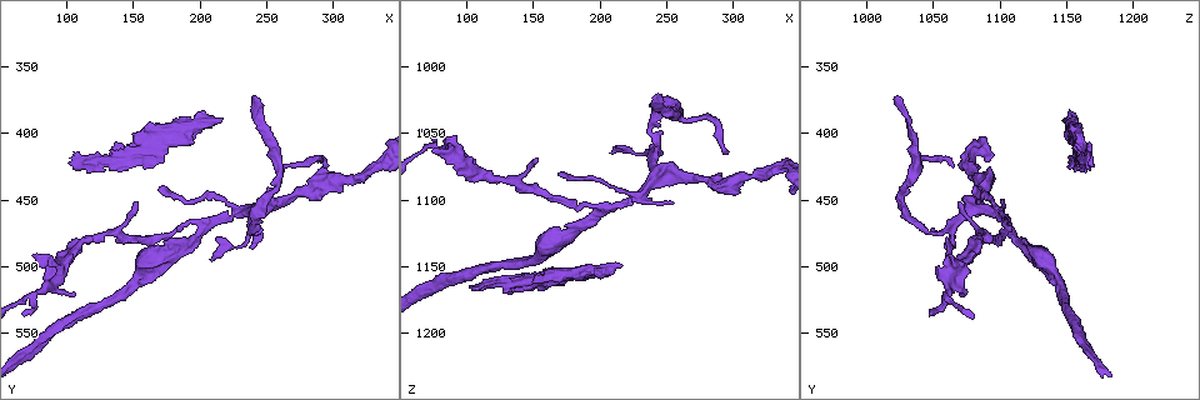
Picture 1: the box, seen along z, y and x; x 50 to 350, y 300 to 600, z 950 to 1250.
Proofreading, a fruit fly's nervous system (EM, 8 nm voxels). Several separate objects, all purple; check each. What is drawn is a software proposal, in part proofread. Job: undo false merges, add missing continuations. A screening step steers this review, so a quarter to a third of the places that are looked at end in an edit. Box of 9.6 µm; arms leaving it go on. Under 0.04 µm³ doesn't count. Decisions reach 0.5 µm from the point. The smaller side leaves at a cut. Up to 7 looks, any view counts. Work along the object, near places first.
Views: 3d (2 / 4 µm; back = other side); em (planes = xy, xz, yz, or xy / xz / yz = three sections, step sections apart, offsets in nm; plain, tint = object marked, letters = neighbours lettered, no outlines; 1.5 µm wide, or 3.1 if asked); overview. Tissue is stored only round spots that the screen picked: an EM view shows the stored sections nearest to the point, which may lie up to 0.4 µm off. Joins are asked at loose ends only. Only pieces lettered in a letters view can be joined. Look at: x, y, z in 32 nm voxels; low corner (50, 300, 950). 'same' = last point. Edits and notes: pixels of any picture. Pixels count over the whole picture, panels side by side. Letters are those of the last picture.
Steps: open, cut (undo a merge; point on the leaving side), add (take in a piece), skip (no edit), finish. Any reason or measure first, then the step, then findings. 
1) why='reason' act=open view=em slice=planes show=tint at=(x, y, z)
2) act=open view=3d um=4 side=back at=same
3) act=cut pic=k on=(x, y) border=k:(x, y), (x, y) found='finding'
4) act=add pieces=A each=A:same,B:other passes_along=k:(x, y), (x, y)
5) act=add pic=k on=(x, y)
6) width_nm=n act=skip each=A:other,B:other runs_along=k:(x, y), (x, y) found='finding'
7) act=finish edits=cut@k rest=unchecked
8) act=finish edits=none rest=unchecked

act=open view=em slice=yz step=8 show=letters at=(148, 402, 1162)

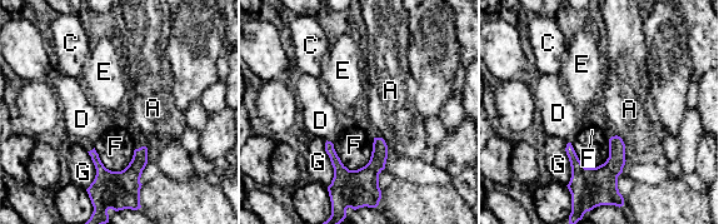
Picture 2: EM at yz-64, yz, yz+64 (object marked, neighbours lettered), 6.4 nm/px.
act=add pieces=F each=A:other,C:other,D:other,E:other,F:same,G:other passes_along=2:(354, 189), (358, 169), (354, 145) found='the cell continues'

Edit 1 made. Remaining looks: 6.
why='free end' act=open view=3d um=2 at=(104, 518, 1070)

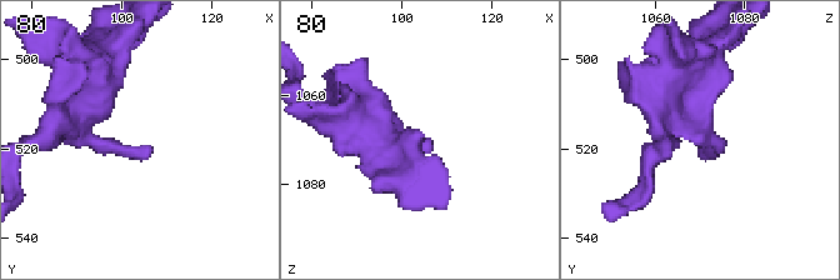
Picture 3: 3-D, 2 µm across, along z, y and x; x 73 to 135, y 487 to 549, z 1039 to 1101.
act=open view=em slice=planes show=letters at=(106, 520, 1069)

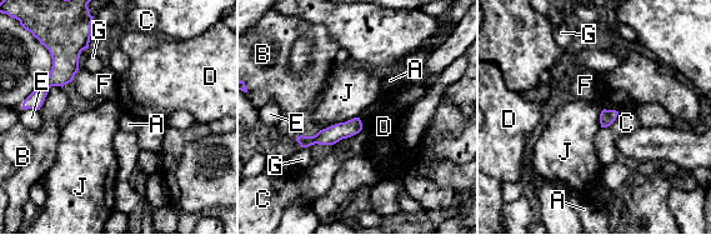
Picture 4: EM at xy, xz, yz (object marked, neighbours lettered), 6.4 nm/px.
width_nm=100 act=skip each=A:other,B:other,C:other,D:other,E:other,F:other,G:other,J:other runs_along=4:(359, 125), (329, 136), (300, 139) found='no lettered piece goes on from it'

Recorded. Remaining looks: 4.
why='branch stops here' act=open view=3d um=4 side=back at=(296, 426, 1064)

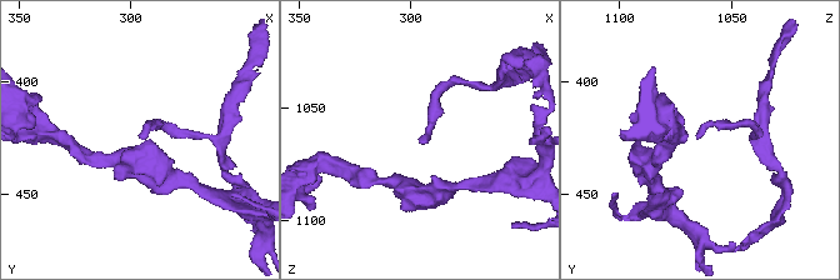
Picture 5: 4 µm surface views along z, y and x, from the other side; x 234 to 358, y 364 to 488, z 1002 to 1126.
why='need the tissue' act=open view=em slice=planes show=letters at=(296, 425, 1064)

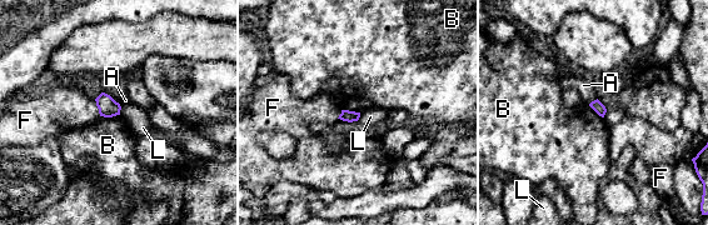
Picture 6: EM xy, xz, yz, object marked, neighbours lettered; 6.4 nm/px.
act=skip each=A:other,B:other,F:other,L:other border=6:(119, 114), (100, 116) found='no lettered piece goes on from it'

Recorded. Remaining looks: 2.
act=finish edits=add@2 rest=unchecked

